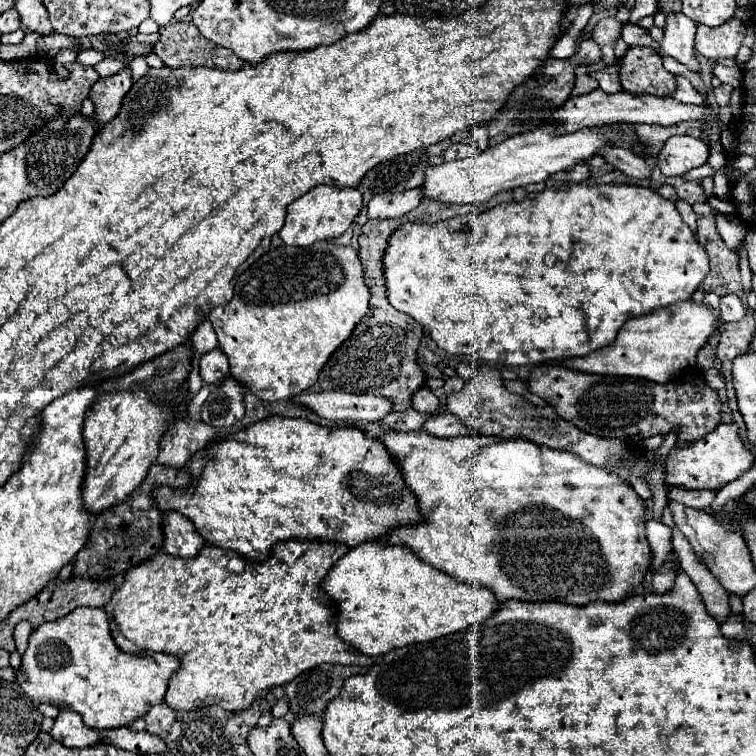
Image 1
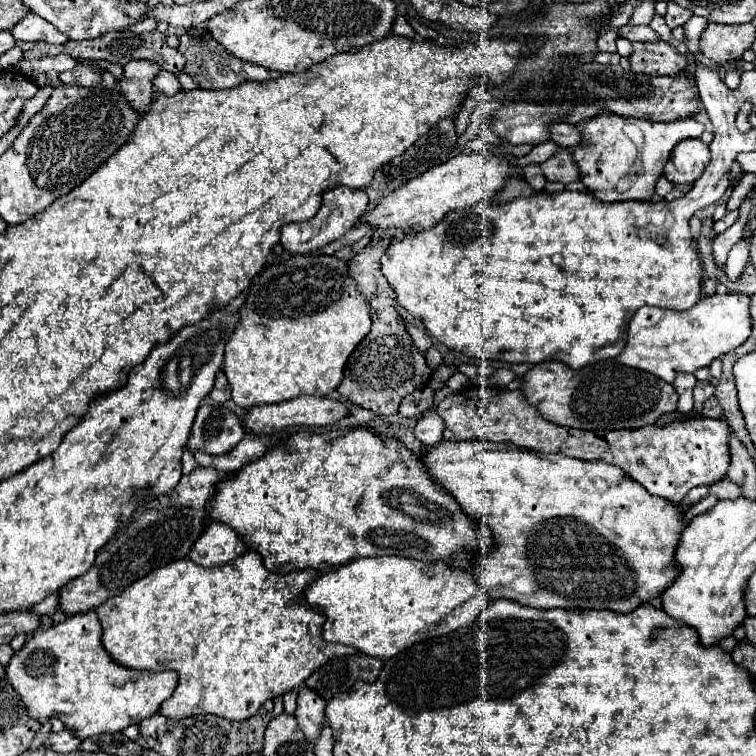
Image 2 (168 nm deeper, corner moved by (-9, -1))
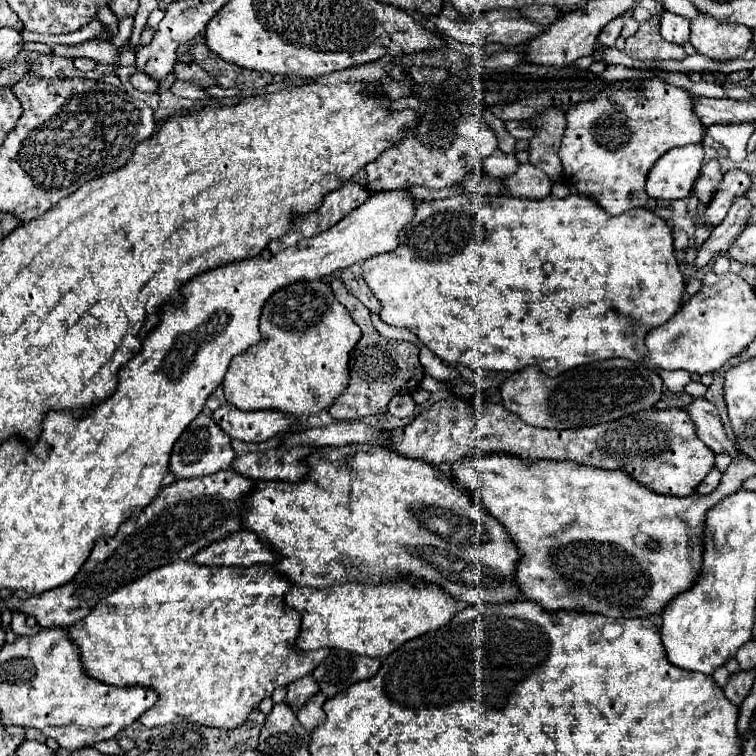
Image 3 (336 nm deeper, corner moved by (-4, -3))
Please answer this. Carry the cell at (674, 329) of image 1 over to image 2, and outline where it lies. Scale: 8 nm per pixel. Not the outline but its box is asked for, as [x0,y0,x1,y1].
[616,293,752,383]

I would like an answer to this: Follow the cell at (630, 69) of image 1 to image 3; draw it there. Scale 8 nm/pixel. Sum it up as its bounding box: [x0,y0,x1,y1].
[623,19,687,61]

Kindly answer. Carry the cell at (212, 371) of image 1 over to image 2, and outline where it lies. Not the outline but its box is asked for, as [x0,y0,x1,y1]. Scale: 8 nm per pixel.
[210,371,230,405]

